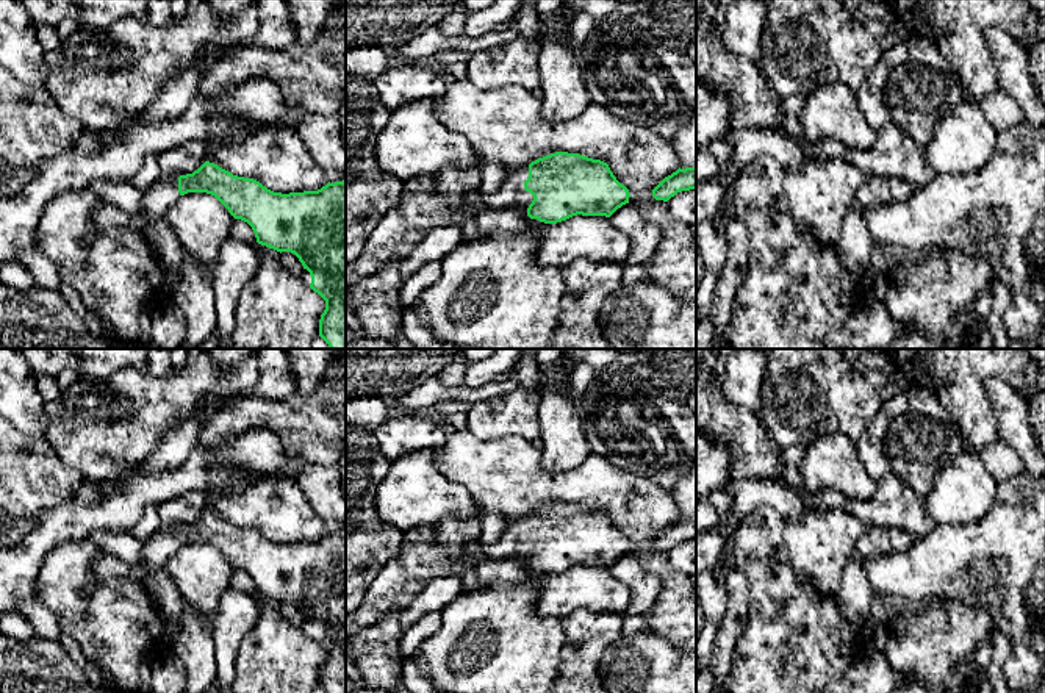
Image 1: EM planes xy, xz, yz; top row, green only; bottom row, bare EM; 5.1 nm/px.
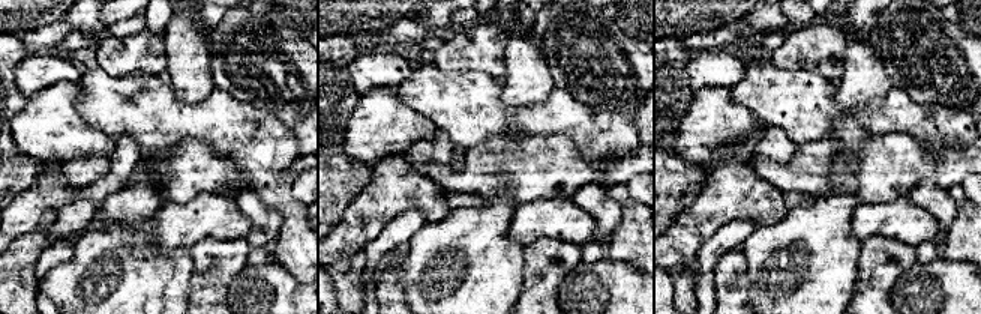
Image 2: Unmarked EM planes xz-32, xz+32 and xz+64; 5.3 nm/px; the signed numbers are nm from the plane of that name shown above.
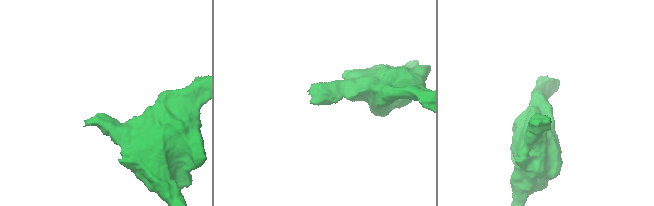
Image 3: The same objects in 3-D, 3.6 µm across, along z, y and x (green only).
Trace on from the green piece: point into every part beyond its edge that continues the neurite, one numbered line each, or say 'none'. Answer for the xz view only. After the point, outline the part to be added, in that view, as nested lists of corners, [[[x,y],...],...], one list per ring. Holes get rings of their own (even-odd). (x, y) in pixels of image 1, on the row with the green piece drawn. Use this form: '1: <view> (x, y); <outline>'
1: xz (512, 193); [[[529,164],[508,166],[505,169],[504,183],[497,192],[482,197],[480,189],[471,189],[466,194],[466,200],[483,200],[485,208],[501,210],[504,206],[519,208],[527,214],[527,208],[533,200],[533,196],[524,189],[524,181],[529,178]]]

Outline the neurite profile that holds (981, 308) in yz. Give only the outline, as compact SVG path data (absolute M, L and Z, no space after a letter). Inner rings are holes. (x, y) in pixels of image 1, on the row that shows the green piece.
M986 288L982 289L971 307L971 314L976 322L986 322L990 311L992 311L992 303L993 303L993 288Z

